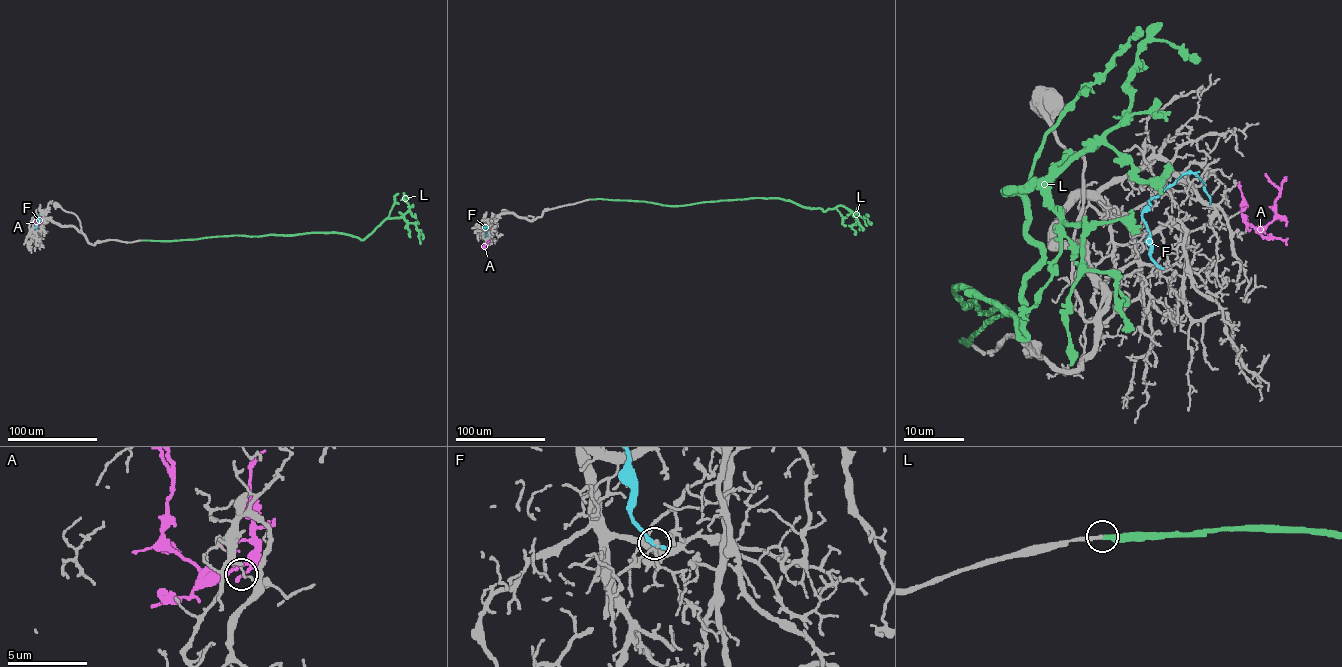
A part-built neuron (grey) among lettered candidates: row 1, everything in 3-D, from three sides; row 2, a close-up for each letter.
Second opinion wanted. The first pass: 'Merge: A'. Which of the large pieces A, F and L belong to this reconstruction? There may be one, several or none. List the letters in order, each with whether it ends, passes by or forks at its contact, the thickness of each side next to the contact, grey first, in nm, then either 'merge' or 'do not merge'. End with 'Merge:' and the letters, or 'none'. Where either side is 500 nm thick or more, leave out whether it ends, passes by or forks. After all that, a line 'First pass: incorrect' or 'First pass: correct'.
A: it passes by; 140 nm thick on the grey side, 190 nm on the other; do not merge
F: it ends there; 180 nm thick on the grey side, 300 nm on the other; do not merge
L: it ends there; 220 nm thick on the grey side, 360 nm on the other; merge
Merge: L
First pass: incorrect

